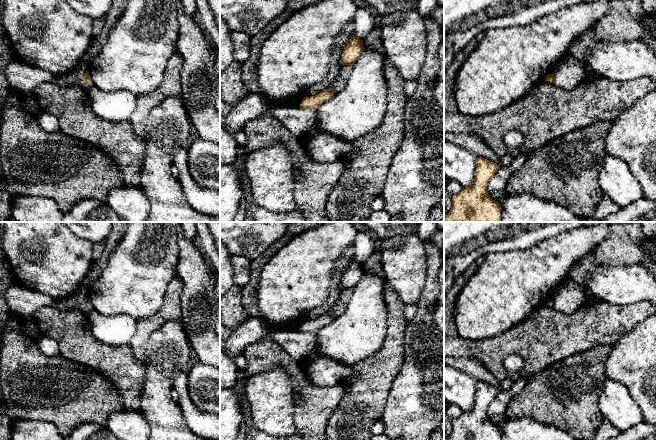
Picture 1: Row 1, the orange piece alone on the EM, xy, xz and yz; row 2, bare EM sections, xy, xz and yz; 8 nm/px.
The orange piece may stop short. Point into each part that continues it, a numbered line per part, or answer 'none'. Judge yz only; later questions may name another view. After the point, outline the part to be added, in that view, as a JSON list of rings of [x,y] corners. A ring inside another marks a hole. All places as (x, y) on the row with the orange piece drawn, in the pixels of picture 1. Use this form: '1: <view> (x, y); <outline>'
1: yz (569, 73); [[[567,55],[557,65],[555,70],[555,84],[558,88],[570,91],[588,77],[583,65],[572,55]]]

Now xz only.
1: xz (302, 122); [[[248,93],[230,113],[221,118],[224,128],[231,134],[243,131],[246,124],[263,115],[277,118],[291,133],[297,136],[310,136],[315,133],[317,117],[315,110],[277,109],[260,94]]]

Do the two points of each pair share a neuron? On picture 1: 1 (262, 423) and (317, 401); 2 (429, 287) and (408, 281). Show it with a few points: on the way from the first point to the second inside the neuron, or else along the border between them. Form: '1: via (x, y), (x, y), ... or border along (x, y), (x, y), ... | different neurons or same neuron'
1: border along (294, 406), (293, 424), (297, 429) | different neurons
2: border along (427, 263), (425, 284), (416, 304) | different neurons

